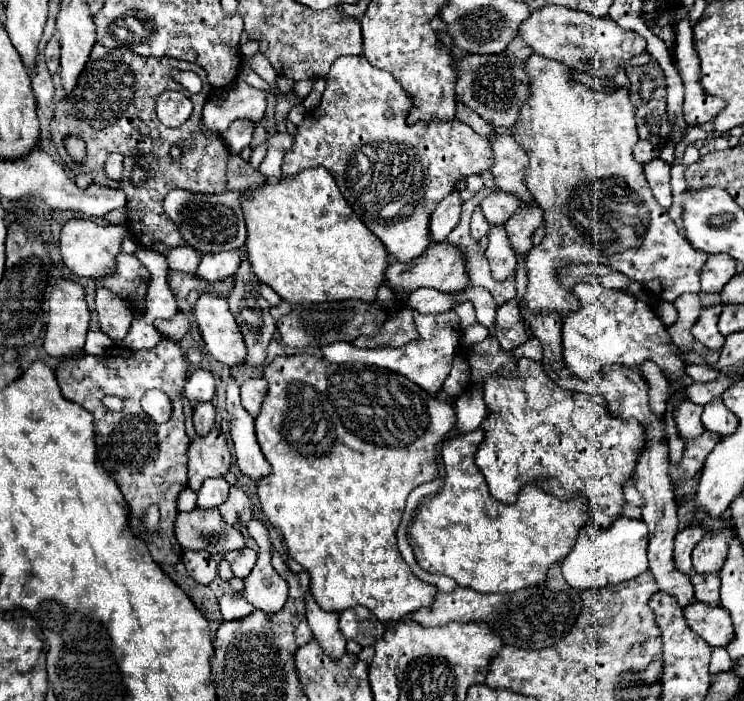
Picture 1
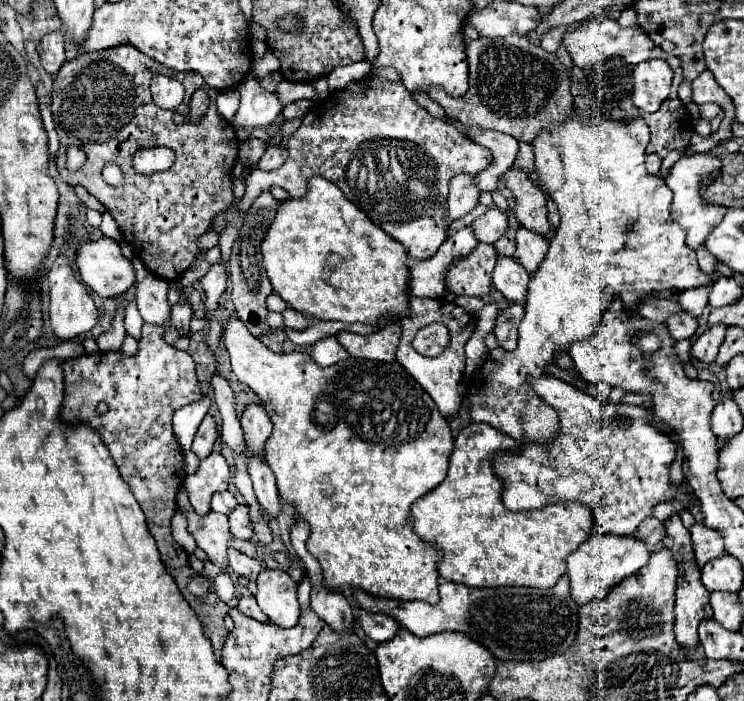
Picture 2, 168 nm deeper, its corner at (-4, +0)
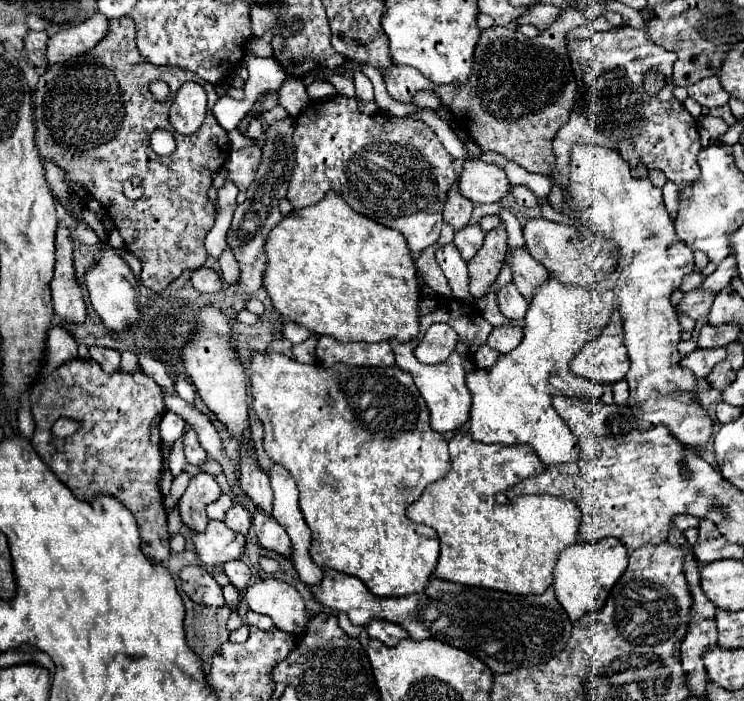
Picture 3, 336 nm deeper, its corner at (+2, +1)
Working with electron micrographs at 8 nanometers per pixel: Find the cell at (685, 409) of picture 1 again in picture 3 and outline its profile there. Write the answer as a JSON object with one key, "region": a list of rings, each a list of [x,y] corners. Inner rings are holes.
{"region":[[[616,315],[616,319],[610,321],[608,327],[596,339],[586,343],[572,359],[570,371],[596,383],[612,385],[624,379],[628,365],[630,361],[624,347],[622,317]]]}

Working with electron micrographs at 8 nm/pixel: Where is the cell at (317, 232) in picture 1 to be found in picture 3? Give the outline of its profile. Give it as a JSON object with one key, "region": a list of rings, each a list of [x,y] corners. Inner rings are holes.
{"region":[[[328,193],[324,201],[284,217],[266,241],[266,255],[268,269],[264,273],[264,287],[274,309],[310,333],[330,335],[344,343],[380,343],[390,339],[408,343],[418,335],[420,285],[416,283],[416,263],[404,235],[356,213],[338,193]]]}

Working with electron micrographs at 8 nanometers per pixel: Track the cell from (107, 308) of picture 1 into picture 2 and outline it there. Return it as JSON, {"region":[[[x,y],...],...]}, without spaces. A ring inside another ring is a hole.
{"region":[[[118,298],[120,300],[120,306],[116,308],[116,314],[112,318],[112,326],[110,330],[106,330],[104,334],[100,334],[96,338],[100,350],[104,352],[116,352],[122,348],[122,340],[126,336],[126,328],[124,328],[124,310],[126,310],[126,298]]]}

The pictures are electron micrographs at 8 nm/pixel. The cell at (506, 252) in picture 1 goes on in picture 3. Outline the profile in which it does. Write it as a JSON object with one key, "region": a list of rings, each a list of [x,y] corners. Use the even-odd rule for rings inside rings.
{"region":[[[506,285],[498,291],[498,307],[506,319],[524,319],[528,301],[518,293],[516,285]]]}

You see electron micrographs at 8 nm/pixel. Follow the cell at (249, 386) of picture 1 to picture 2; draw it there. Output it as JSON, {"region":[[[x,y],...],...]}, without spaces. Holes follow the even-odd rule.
{"region":[[[250,402],[246,406],[240,422],[242,422],[242,430],[244,430],[244,440],[250,444],[250,448],[256,454],[264,454],[262,446],[272,432],[270,416],[268,416],[264,404],[262,402]]]}

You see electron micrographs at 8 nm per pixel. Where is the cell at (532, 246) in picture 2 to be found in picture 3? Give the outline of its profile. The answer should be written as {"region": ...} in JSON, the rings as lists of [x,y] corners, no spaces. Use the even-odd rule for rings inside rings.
{"region":[[[512,249],[510,267],[514,273],[514,285],[526,301],[532,301],[536,289],[548,279],[548,271],[526,249]]]}

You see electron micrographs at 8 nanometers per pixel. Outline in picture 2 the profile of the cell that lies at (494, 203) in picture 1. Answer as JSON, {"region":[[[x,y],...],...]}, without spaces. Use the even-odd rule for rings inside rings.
{"region":[[[498,208],[488,210],[488,212],[484,212],[484,216],[476,218],[472,222],[472,226],[474,226],[478,242],[492,244],[492,242],[500,240],[506,234],[506,230],[508,230],[508,214],[498,210]]]}

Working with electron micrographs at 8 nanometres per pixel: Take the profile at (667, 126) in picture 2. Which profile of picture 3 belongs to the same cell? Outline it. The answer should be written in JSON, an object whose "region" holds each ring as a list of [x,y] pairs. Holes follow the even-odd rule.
{"region":[[[624,27],[596,33],[590,39],[570,41],[568,55],[578,83],[578,97],[570,113],[570,121],[554,137],[556,163],[550,173],[552,183],[566,191],[570,153],[576,143],[606,147],[620,153],[624,161],[630,163],[632,173],[636,173],[638,163],[644,163],[646,169],[664,171],[664,175],[676,185],[696,183],[700,179],[700,165],[696,161],[702,147],[698,121],[672,95],[672,65],[676,61],[676,53],[668,53],[664,47],[654,45],[644,31]],[[648,69],[656,69],[666,79],[658,97],[650,97],[642,91],[642,73]]]}

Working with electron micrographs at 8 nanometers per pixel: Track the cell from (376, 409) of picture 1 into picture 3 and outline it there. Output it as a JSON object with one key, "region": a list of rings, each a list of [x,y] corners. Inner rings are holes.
{"region":[[[254,353],[252,363],[250,363],[250,393],[252,393],[252,409],[264,423],[264,449],[270,455],[274,463],[284,465],[290,475],[294,477],[298,491],[300,491],[300,509],[304,513],[304,519],[308,527],[312,529],[312,559],[320,567],[330,567],[340,573],[358,577],[368,585],[368,589],[380,597],[392,597],[392,595],[408,595],[408,593],[420,593],[424,585],[428,583],[430,575],[434,573],[434,567],[438,563],[438,551],[440,551],[440,541],[438,533],[428,527],[414,523],[406,517],[404,509],[414,503],[420,495],[422,489],[438,481],[450,471],[450,457],[448,457],[448,443],[446,439],[430,429],[430,413],[428,407],[418,393],[412,377],[408,373],[400,371],[398,367],[346,367],[346,365],[334,365],[330,369],[322,369],[318,365],[304,365],[298,363],[286,355],[280,353]]]}

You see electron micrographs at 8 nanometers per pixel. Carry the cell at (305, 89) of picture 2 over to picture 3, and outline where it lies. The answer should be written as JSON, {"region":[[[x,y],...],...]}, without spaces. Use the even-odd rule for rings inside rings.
{"region":[[[320,79],[320,81],[314,81],[308,89],[306,89],[308,97],[312,101],[318,101],[318,99],[330,99],[336,95],[336,87],[328,81],[328,79]]]}

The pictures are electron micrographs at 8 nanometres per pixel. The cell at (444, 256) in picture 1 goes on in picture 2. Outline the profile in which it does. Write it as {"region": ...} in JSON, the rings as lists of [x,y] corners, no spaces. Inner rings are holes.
{"region":[[[480,242],[468,256],[458,258],[446,272],[446,288],[456,296],[486,296],[492,286],[492,270],[498,252],[492,244]]]}

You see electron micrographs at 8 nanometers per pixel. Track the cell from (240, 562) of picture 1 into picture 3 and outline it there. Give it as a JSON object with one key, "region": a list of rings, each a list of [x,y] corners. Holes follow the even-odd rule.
{"region":[[[226,561],[222,565],[222,571],[226,573],[226,577],[230,579],[230,583],[236,589],[246,589],[250,583],[250,577],[252,577],[252,571],[244,561]]]}

